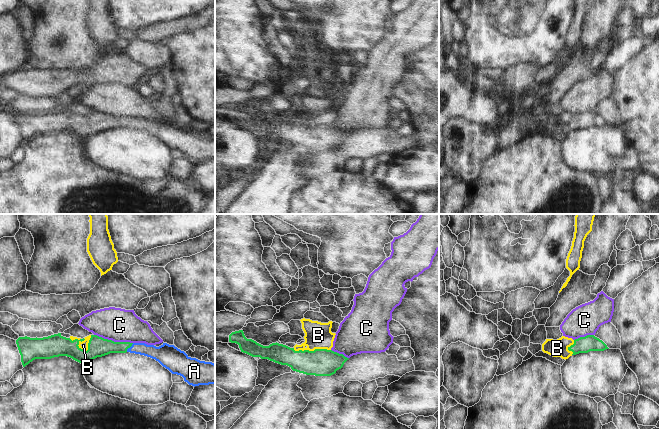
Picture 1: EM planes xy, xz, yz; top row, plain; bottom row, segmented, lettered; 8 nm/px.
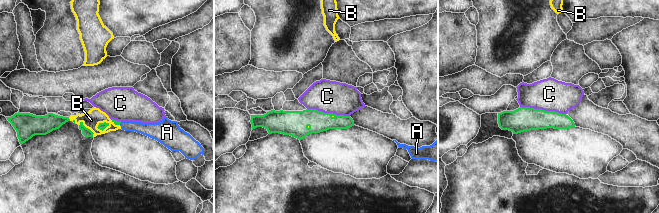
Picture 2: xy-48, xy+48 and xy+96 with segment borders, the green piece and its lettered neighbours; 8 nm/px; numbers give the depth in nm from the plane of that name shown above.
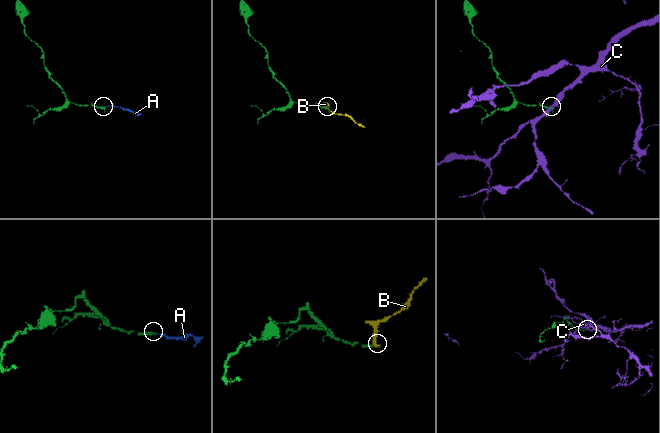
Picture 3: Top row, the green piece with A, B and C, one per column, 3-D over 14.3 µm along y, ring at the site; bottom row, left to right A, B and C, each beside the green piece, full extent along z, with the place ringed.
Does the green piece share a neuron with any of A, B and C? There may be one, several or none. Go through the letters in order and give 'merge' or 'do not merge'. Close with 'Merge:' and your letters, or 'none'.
A: merge
B: do not merge
C: do not merge
Merge: A

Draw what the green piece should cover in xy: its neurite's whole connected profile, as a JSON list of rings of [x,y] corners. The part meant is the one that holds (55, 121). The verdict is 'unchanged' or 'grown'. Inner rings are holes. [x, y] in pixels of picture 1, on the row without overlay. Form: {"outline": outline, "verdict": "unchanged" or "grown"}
{"outline": [[[61,109],[54,110],[43,114],[19,113],[16,120],[21,131],[21,138],[23,143],[28,141],[35,135],[51,135],[59,132],[67,132],[73,136],[86,140],[87,138],[97,134],[108,131],[110,129],[135,129],[150,133],[158,137],[163,143],[168,145],[172,150],[180,151],[184,157],[192,162],[215,160],[215,140],[212,138],[200,137],[196,134],[189,133],[184,127],[181,127],[174,121],[163,119],[161,122],[147,121],[145,119],[130,119],[130,118],[114,118],[112,116],[104,115],[97,111],[91,111],[88,119],[88,126],[84,127],[78,121],[79,118],[85,115],[75,115],[63,113]]], "verdict": "grown"}

